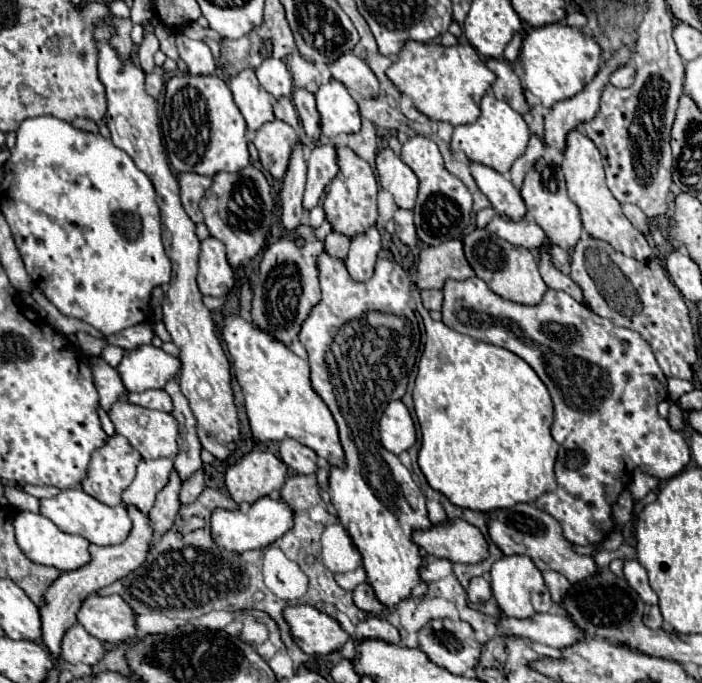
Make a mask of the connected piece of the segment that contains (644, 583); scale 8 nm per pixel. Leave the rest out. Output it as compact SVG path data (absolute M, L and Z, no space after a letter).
M629 559L629 561L623 561L623 573L625 573L625 579L629 581L631 589L647 603L657 603L657 595L653 593L653 589L649 587L649 581L647 581L647 571L639 565L637 559Z

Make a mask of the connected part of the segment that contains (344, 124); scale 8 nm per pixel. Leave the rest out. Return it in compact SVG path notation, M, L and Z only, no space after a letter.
M339 81L321 85L315 93L317 111L321 115L321 135L331 139L339 133L357 133L361 115L355 99Z

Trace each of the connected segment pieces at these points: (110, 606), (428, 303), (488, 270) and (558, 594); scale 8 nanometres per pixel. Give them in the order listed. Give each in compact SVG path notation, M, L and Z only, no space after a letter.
M121 595L87 597L77 613L77 619L93 637L107 643L121 643L137 635L135 611L123 603Z
M421 291L421 303L427 311L439 311L443 303L443 293L441 291Z
M475 229L463 237L465 243L465 257L479 279L483 279L497 295L521 303L521 305L537 305L547 291L545 281L539 275L537 259L529 249L517 247L499 235L487 231L487 229Z
M543 571L543 577L545 577L545 583L551 591L553 601L559 603L559 599L563 599L563 595L567 595L567 587L571 587L569 581L563 575L559 575L557 571Z

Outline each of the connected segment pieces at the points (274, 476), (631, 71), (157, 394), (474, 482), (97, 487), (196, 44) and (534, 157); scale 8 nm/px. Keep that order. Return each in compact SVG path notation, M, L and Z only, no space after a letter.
M251 451L225 473L225 489L231 499L241 503L255 503L259 497L281 489L287 477L287 465L269 451Z
M625 63L625 65L619 65L613 73L611 73L611 79L609 79L615 87L629 87L633 81L635 81L635 67L631 63Z
M143 391L143 393L127 393L127 401L131 405L147 407L147 409L159 409L159 411L169 411L171 413L171 397L165 391Z
M425 309L419 313L425 323L425 349L419 359L413 401L423 433L419 467L427 483L447 495L457 507L481 513L507 509L517 503L531 503L541 493L555 491L557 481L553 465L559 447L551 437L555 413L549 391L537 373L515 353L461 335L447 325L433 321Z
M111 435L107 437L103 447L97 447L91 455L91 463L87 467L87 477L81 481L81 487L85 493L91 497L99 499L105 505L119 505L121 503L121 493L131 485L131 479L135 479L135 467L139 465L141 455L123 439L123 435Z
M179 35L177 47L191 75L213 75L217 71L217 63L203 41L193 41L185 35Z
M531 133L527 151L525 151L525 153L513 163L513 167L511 167L511 181L513 181L513 185L515 185L517 189L521 187L525 173L543 157L543 151L545 151L545 143L543 143L535 133Z

